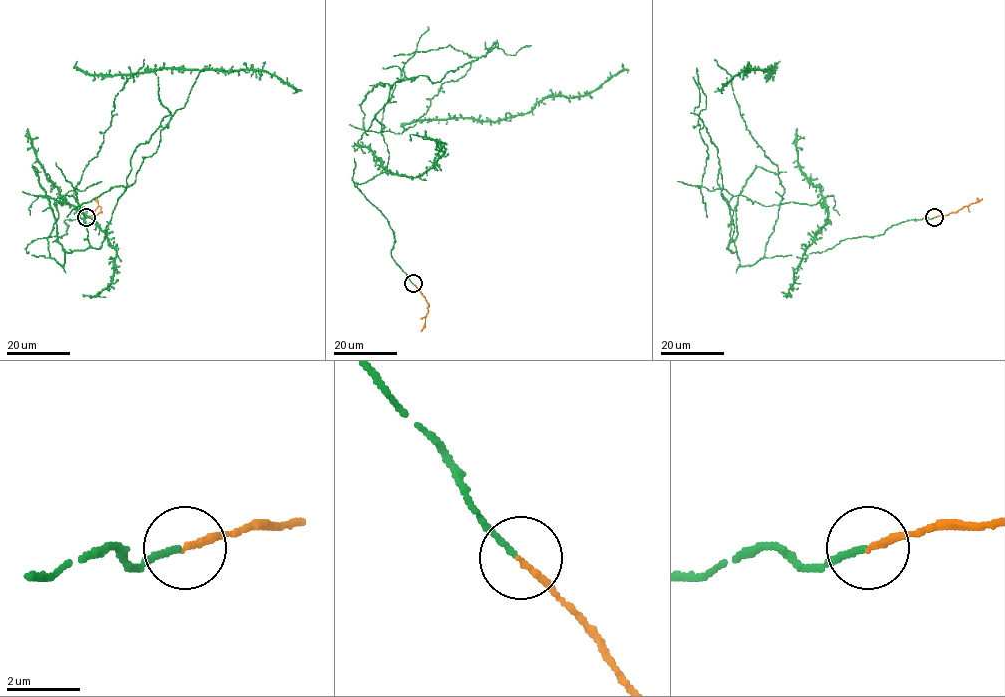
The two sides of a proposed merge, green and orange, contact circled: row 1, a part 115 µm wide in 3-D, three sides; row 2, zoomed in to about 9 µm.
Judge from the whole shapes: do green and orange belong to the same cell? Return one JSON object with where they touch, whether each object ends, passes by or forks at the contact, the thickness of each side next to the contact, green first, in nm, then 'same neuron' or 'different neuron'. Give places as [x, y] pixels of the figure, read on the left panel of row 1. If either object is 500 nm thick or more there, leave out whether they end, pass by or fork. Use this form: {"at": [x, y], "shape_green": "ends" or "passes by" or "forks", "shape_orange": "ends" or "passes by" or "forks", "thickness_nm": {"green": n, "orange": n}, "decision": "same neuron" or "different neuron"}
{"at": [86, 217], "shape_green": "ends", "shape_orange": "ends", "thickness_nm": {"green": 140, "orange": 160}, "decision": "same neuron"}

